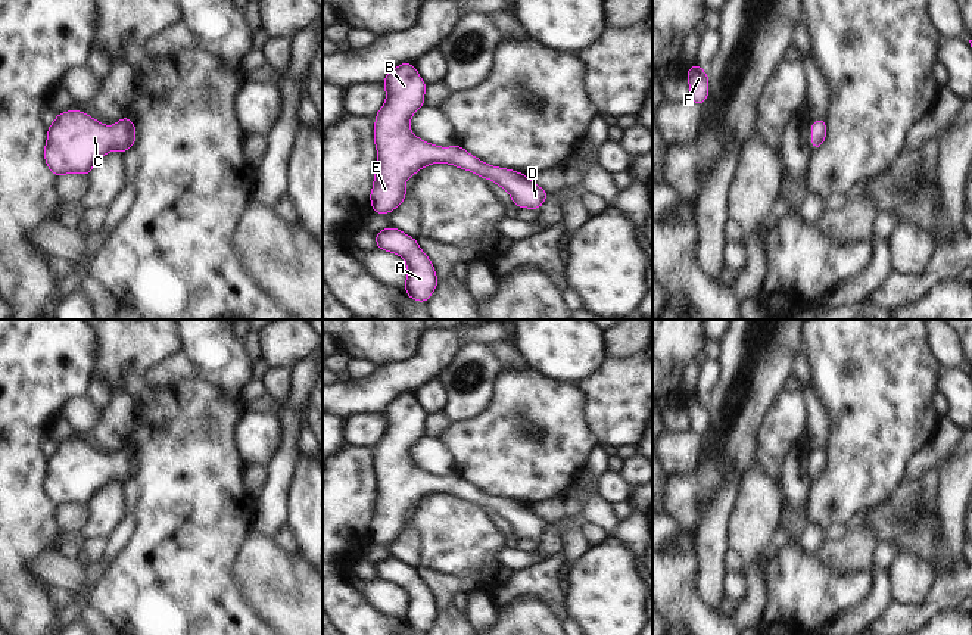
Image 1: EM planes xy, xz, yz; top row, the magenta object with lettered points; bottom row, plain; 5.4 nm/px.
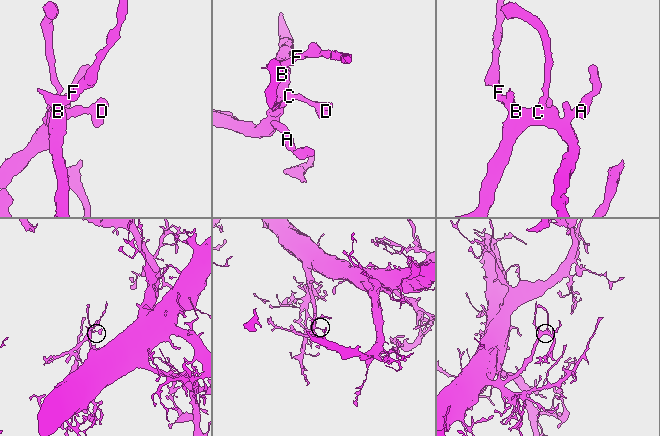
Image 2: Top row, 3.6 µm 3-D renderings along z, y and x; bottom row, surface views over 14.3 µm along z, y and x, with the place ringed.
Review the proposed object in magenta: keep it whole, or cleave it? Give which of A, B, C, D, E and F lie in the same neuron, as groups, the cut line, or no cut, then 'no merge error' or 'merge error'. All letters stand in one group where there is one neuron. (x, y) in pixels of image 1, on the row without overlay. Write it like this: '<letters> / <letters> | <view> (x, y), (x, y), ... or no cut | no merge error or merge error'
A B C D E F | no cut | no merge error

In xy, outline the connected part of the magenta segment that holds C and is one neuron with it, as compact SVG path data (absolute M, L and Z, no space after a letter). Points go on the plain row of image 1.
M68 441L57 443L47 458L44 491L56 507L88 505L100 486L115 479L125 483L135 469L135 455L128 446L110 457L100 454L85 442Z

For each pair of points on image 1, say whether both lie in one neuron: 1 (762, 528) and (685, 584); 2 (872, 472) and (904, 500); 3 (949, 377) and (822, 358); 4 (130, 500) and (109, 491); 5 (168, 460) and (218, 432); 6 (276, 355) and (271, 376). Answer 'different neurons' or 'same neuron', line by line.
1: different neurons
2: different neurons
3: different neurons
4: different neurons
5: same neuron
6: different neurons

